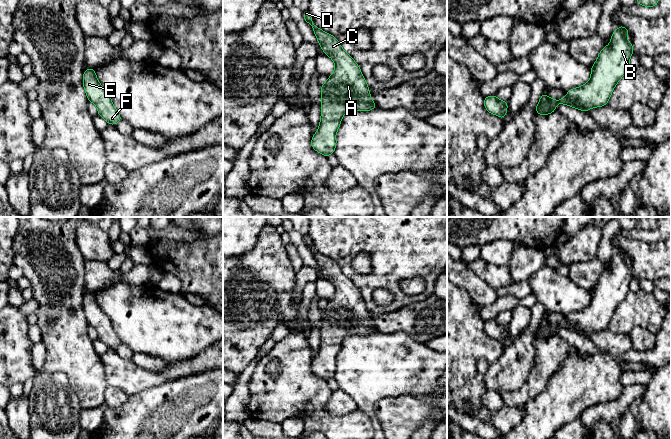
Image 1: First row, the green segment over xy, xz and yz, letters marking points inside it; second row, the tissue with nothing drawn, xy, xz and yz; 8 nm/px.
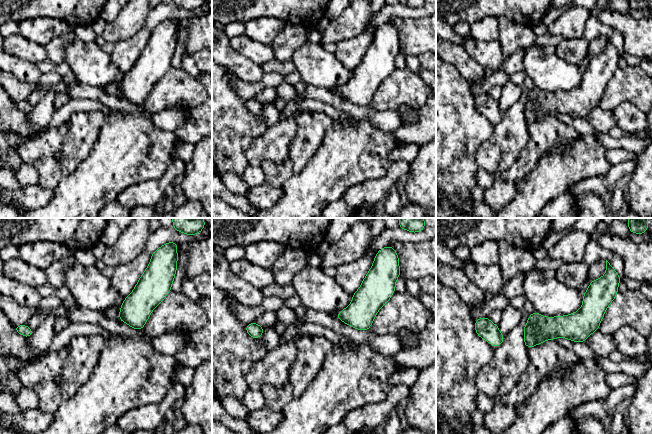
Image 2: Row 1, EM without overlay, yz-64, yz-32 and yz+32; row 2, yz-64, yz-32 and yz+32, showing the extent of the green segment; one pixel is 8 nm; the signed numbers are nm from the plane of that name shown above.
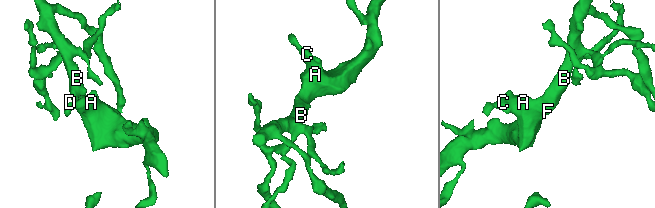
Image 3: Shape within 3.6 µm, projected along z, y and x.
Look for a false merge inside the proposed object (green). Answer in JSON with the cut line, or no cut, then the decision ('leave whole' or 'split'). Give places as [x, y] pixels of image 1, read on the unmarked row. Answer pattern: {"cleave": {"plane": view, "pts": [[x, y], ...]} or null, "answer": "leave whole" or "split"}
{"cleave": null, "answer": "leave whole"}

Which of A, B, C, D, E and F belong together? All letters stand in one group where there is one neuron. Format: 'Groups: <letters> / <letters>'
Groups: A B C D E F

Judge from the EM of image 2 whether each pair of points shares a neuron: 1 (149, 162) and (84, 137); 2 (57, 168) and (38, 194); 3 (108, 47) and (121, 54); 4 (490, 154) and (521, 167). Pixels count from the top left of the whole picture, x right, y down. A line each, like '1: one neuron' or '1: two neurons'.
1: two neurons
2: two neurons
3: two neurons
4: two neurons

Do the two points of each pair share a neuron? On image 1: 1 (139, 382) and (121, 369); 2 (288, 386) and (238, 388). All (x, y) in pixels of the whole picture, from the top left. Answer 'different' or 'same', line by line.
1: same
2: different

